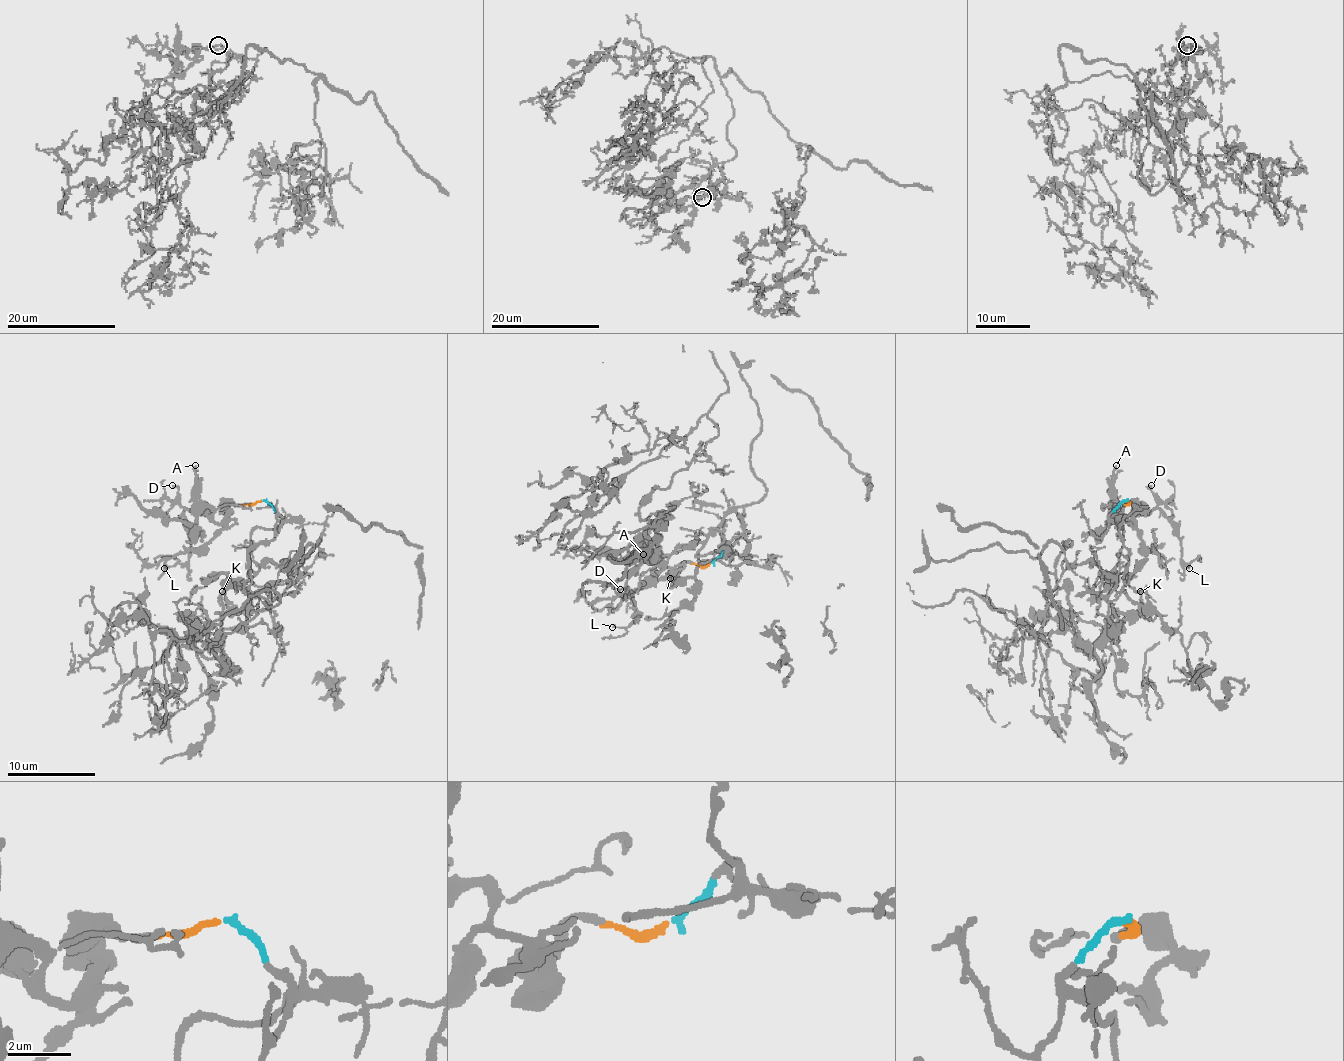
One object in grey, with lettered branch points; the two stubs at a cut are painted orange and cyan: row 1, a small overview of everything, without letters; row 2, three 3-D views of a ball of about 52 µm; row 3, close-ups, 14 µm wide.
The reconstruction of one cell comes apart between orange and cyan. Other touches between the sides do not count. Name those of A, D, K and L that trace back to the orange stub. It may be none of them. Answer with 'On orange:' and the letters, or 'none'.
On orange: A, D, L

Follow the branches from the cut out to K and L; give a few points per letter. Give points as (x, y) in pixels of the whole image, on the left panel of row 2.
K: (264, 500), (281, 518), (250, 536), (250, 578), (266, 591), (239, 609), (221, 591)
L: (261, 500), (233, 502), (221, 522), (186, 509), (190, 558), (164, 569)

